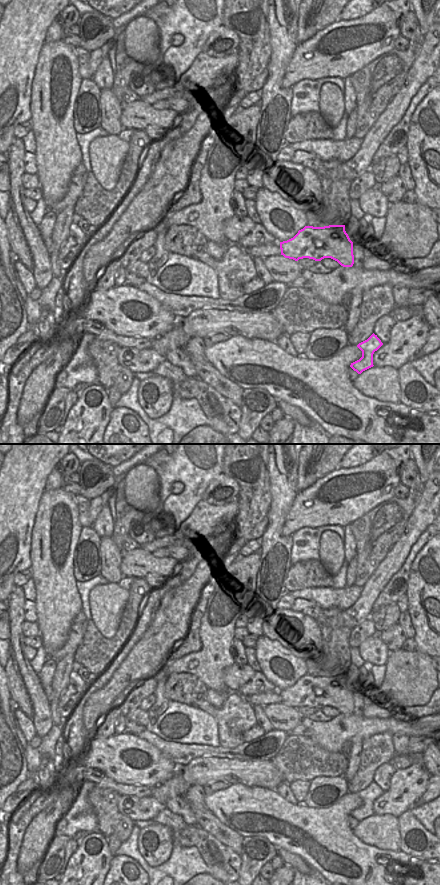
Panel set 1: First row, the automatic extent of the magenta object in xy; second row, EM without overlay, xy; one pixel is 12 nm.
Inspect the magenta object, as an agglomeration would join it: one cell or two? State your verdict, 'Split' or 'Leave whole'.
Leave whole.

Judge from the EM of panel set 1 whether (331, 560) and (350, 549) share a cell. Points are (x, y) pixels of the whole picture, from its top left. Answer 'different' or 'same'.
different

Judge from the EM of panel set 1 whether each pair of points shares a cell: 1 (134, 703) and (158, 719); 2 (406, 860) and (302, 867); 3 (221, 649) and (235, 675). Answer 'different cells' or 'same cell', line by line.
1: different cells
2: different cells
3: different cells

